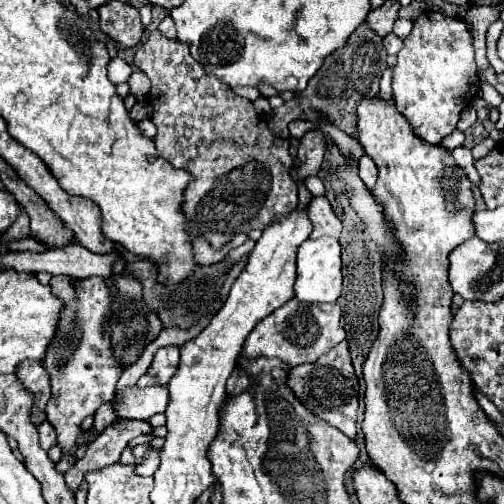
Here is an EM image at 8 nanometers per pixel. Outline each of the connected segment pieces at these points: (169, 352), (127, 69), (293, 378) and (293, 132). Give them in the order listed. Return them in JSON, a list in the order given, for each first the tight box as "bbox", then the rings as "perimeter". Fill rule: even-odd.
[{"bbox":[137,346,179,388],"perimeter":[[[165,346],[159,348],[147,374],[143,374],[137,382],[137,388],[143,386],[167,386],[171,376],[177,372],[179,368],[179,346]]]},{"bbox":[107,58,131,86],"perimeter":[[[111,58],[111,62],[107,64],[107,70],[109,70],[109,80],[117,86],[117,84],[123,84],[123,82],[127,82],[129,80],[129,76],[131,76],[131,66],[125,62],[125,60],[121,60],[121,58]]]},{"bbox":[287,342,359,438],"perimeter":[[[347,342],[337,344],[335,348],[331,348],[327,354],[323,354],[313,364],[295,366],[289,372],[287,386],[291,388],[295,398],[299,398],[299,402],[307,406],[309,412],[319,416],[327,424],[339,428],[345,436],[355,438],[355,422],[357,422],[357,406],[359,406],[357,388],[359,388],[359,384],[357,384],[357,376],[355,376],[353,364],[351,364]]]},{"bbox":[289,120,315,139],"perimeter":[[[295,120],[289,124],[290,136],[296,139],[300,139],[309,130],[315,128],[315,123],[305,120]]]}]

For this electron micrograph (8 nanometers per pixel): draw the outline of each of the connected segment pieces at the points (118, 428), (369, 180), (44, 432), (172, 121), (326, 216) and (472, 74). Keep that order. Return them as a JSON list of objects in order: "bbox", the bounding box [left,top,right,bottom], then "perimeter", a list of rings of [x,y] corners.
[{"bbox":[65,418,153,494],"perimeter":[[[117,418],[113,424],[109,424],[89,446],[85,456],[71,466],[71,470],[65,474],[67,488],[75,494],[79,490],[79,484],[83,482],[85,472],[97,470],[101,466],[109,466],[111,462],[117,462],[121,452],[127,448],[127,444],[143,434],[151,434],[153,426],[149,420],[129,420],[129,418]]]},{"bbox":[359,154,377,188],"perimeter":[[[363,154],[359,158],[359,176],[367,184],[367,188],[373,188],[375,182],[377,182],[377,166],[367,154]]]},{"bbox":[39,420,55,450],"perimeter":[[[45,420],[39,424],[39,444],[43,450],[49,450],[55,444],[55,428]]]},{"bbox":[133,30,297,250],"perimeter":[[[153,30],[145,44],[135,52],[133,66],[151,80],[149,102],[153,108],[151,122],[157,128],[157,136],[153,138],[157,154],[173,168],[191,172],[191,184],[187,184],[181,204],[191,238],[203,238],[213,250],[221,250],[235,238],[235,234],[247,234],[255,228],[263,230],[271,226],[277,216],[287,216],[297,208],[297,184],[289,174],[293,164],[289,156],[289,140],[273,136],[267,122],[261,124],[253,102],[235,94],[215,76],[207,76],[201,64],[193,60],[187,44],[169,40],[159,30]]]},{"bbox":[307,196,341,238],"perimeter":[[[325,196],[313,198],[309,208],[307,208],[307,216],[313,224],[313,232],[311,238],[321,238],[321,236],[335,236],[339,238],[341,234],[341,220],[335,216],[335,212],[331,210],[331,204]]]},{"bbox":[393,10,479,144],"perimeter":[[[425,10],[413,20],[413,30],[403,42],[405,46],[397,54],[397,64],[393,68],[393,96],[397,110],[413,124],[417,136],[425,142],[439,144],[443,136],[457,128],[461,110],[471,106],[471,100],[479,92],[473,36],[463,18]]]}]

